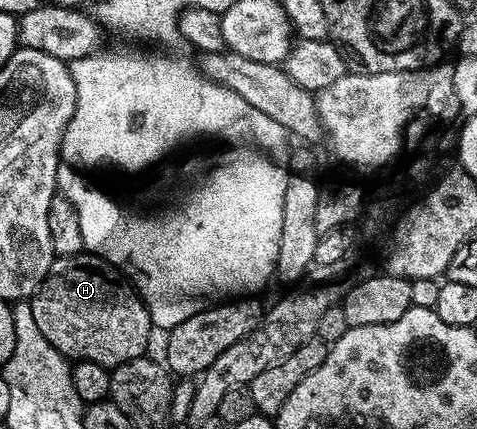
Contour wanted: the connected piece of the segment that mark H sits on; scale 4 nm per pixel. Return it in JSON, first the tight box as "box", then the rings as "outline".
{"box":[29,254,153,370],"outline":[[[80,254],[58,257],[52,262],[49,274],[39,291],[30,297],[29,303],[39,335],[47,339],[48,344],[52,344],[56,352],[68,361],[88,360],[110,370],[119,364],[136,360],[148,351],[147,339],[153,333],[153,325],[142,296],[131,287],[127,277],[118,268],[106,264],[99,256]]]}

